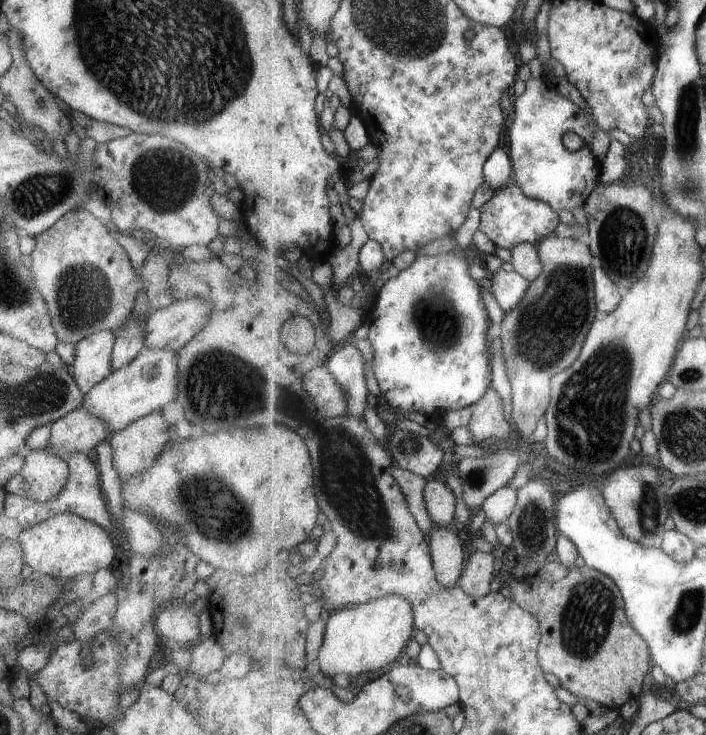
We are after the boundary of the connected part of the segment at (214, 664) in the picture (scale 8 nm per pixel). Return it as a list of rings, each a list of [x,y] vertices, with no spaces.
[[[211,636],[191,650],[191,664],[184,672],[205,679],[208,674],[219,670],[226,657],[216,637]]]

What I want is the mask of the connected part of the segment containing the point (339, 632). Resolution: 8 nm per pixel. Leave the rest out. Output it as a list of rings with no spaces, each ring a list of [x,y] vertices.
[[[387,594],[380,600],[333,610],[328,621],[318,658],[321,670],[332,678],[341,674],[350,678],[360,676],[394,664],[418,630],[414,604],[400,594]]]

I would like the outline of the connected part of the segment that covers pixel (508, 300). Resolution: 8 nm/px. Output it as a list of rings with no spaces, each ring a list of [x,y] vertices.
[[[500,268],[490,275],[490,279],[493,294],[506,312],[516,308],[522,302],[524,294],[528,294],[528,288],[532,286],[532,282],[516,270],[508,272],[508,270]]]

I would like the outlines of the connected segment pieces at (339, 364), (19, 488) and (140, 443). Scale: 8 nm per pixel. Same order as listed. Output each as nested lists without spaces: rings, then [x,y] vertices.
[[[356,336],[347,340],[346,346],[336,353],[329,360],[328,368],[332,374],[342,382],[348,400],[350,400],[350,416],[358,416],[365,419],[364,412],[368,406],[368,382],[366,382],[366,362],[362,350],[356,346]]]
[[[46,449],[23,451],[23,455],[23,468],[8,480],[5,490],[38,502],[56,498],[70,476],[67,462]]]
[[[154,412],[143,416],[134,422],[131,422],[120,432],[112,435],[110,439],[112,445],[112,464],[120,476],[120,482],[124,482],[124,478],[136,476],[144,470],[148,470],[150,466],[154,466],[158,454],[164,450],[164,447],[172,440],[170,428],[168,428],[168,420],[163,412]]]

